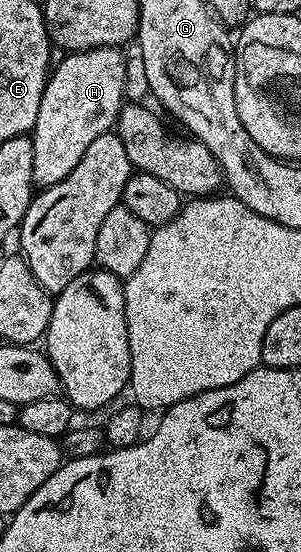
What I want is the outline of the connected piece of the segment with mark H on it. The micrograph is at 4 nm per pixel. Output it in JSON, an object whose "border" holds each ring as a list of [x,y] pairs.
{"border":[[[115,46],[77,50],[65,53],[64,59],[51,67],[42,104],[38,104],[36,127],[30,132],[34,144],[32,180],[37,187],[66,180],[90,143],[115,127],[116,117],[126,102],[124,81],[128,78],[128,66],[124,63],[124,52]]]}

